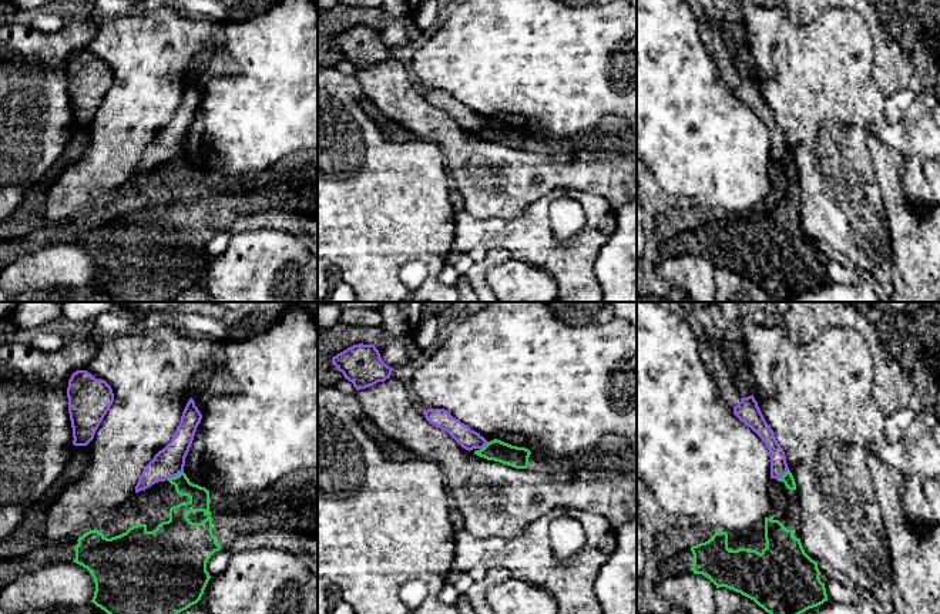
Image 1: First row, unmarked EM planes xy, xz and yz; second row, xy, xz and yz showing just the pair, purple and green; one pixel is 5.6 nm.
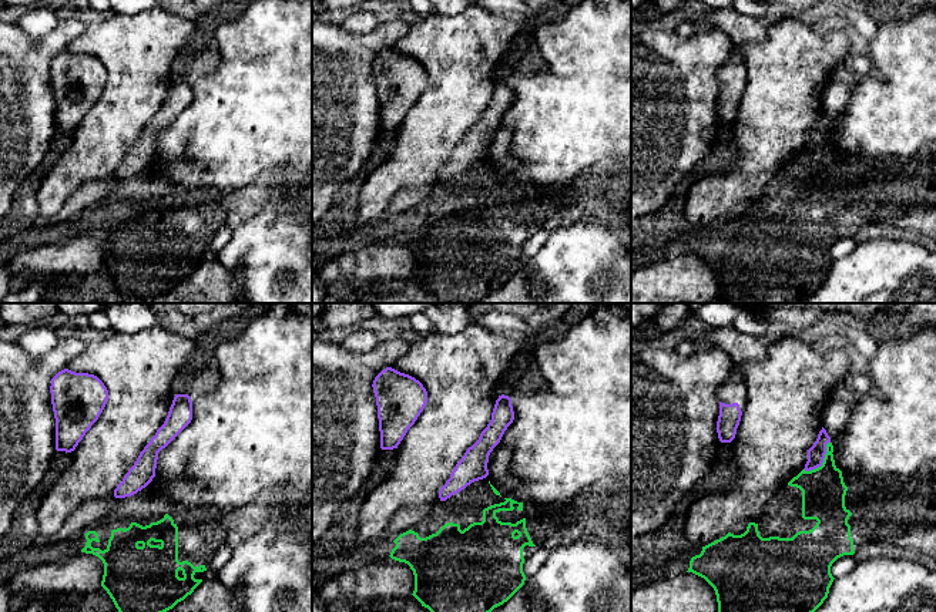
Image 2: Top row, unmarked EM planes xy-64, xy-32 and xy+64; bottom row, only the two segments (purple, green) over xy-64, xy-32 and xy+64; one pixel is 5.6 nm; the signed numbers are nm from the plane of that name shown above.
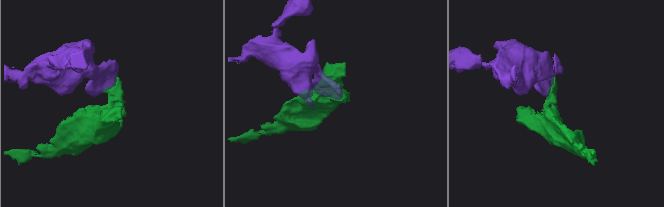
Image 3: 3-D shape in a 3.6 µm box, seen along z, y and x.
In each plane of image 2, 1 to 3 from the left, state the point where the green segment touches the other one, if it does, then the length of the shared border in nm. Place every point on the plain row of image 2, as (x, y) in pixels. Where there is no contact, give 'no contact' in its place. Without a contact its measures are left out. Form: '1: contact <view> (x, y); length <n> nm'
1: no contact
2: no contact
3: contact xy+64 (822, 143); length 220 nm

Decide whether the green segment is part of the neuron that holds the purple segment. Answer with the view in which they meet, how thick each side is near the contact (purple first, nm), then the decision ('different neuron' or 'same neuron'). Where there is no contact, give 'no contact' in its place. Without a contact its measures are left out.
meets purple in xy; 170 nm thick on the purple side, 110 nm on the other; different neuron

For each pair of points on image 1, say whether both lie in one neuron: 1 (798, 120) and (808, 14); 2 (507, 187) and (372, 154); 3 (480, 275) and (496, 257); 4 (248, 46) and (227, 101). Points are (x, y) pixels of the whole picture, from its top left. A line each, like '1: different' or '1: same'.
1: different
2: different
3: same
4: same

